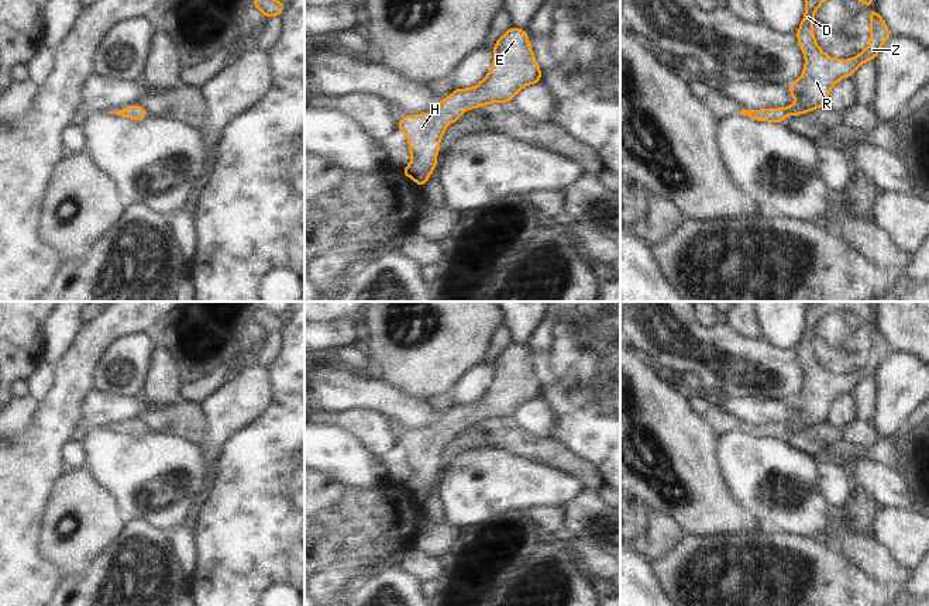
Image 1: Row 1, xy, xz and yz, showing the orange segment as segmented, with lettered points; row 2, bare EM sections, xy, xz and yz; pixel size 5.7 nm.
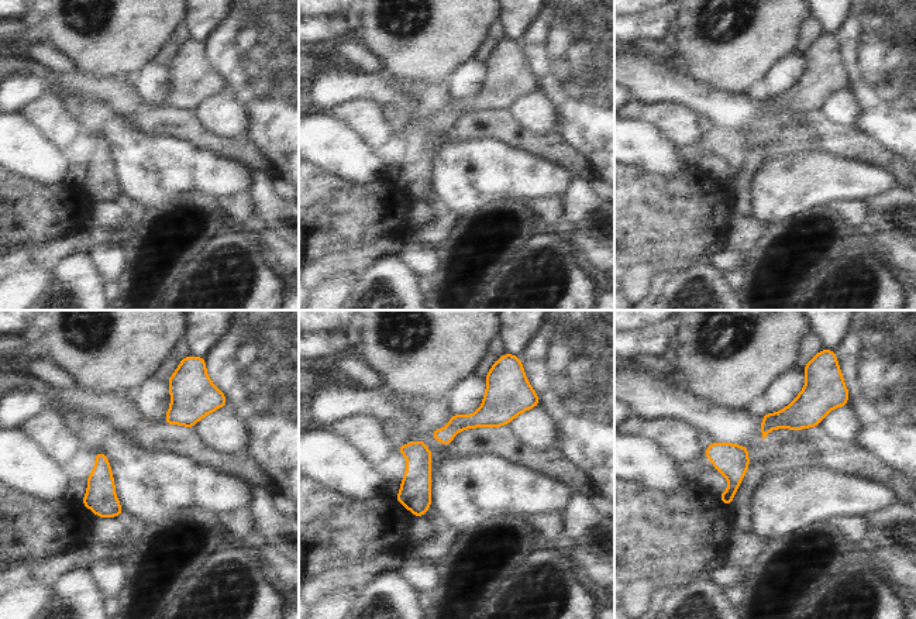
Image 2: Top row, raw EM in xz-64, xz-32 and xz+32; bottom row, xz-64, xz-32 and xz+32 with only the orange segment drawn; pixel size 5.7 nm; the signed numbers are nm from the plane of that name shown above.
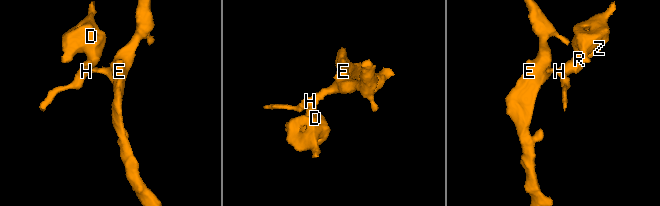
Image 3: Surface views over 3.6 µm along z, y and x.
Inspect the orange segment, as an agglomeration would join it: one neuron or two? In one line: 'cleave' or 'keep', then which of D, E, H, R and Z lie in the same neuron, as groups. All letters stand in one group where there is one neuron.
keep; D E H R Z

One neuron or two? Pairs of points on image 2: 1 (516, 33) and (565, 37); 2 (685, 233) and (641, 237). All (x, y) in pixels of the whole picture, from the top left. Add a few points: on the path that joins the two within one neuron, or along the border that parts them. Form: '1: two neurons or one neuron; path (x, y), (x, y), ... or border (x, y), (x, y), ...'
1: two neurons; border (541, 14), (517, 40)
2: one neuron; path (674, 233), (653, 233)

